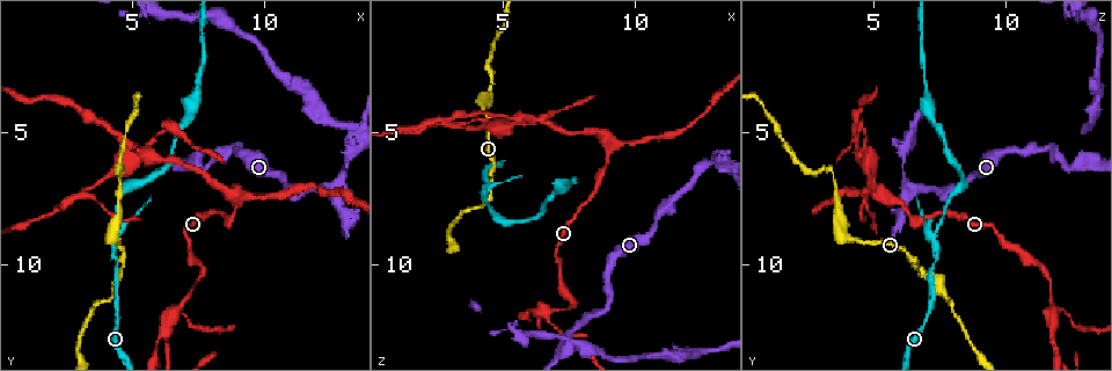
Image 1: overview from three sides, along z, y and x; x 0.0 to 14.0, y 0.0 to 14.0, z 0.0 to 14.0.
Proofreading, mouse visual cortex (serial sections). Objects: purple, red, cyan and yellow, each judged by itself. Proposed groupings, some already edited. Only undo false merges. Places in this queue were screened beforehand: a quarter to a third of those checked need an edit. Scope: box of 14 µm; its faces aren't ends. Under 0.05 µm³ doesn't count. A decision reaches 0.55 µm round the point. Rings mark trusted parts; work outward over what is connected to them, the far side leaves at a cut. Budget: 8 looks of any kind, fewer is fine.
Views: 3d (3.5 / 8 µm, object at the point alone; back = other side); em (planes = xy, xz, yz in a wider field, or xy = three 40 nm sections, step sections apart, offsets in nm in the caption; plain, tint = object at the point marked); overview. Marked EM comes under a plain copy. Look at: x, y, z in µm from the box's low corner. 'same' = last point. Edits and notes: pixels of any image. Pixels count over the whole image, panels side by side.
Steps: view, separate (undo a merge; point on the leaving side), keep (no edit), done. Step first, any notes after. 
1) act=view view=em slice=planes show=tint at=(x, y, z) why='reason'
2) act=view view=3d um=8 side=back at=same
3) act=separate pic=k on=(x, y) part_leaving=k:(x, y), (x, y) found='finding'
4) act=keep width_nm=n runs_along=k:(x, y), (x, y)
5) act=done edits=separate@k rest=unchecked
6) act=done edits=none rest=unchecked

act=view view=3d um=3.5 at=(9.0, 5.6, 11.5)

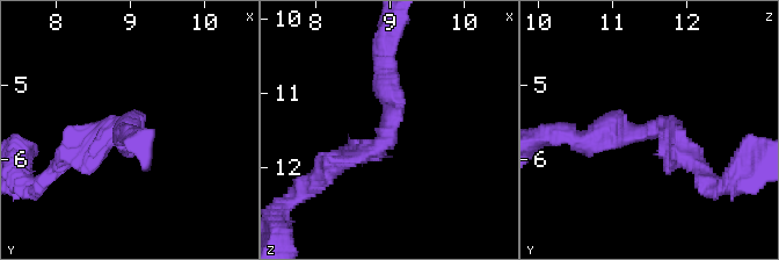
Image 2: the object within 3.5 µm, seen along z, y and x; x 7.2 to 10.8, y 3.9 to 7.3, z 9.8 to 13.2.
act=view view=em slice=xy step=5 show=tint at=(8.95, 5.60, 11.55) arm_widths_nm=300,350

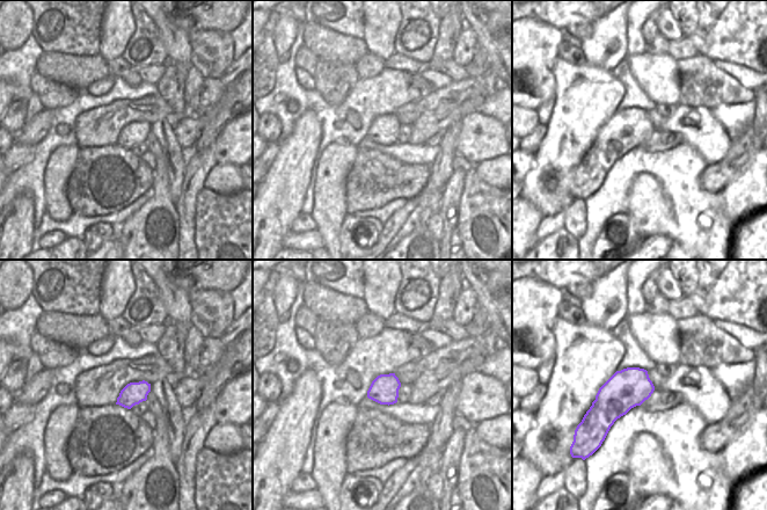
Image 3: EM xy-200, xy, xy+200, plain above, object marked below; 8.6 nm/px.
act=view view=em slice=planes show=tint at=same why='another direction'

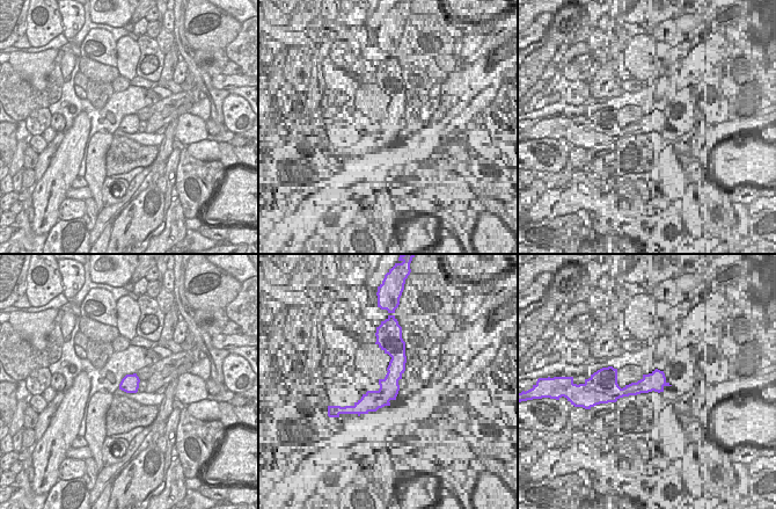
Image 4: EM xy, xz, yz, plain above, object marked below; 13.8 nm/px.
act=keep width_nm=260 runs_along=2:(385, 58), (390, 136), (328, 171) found='all the same cell'

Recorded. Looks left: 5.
act=view view=3d um=3.5 at=(6.7, 11.5, 11.8) why='thin neck'

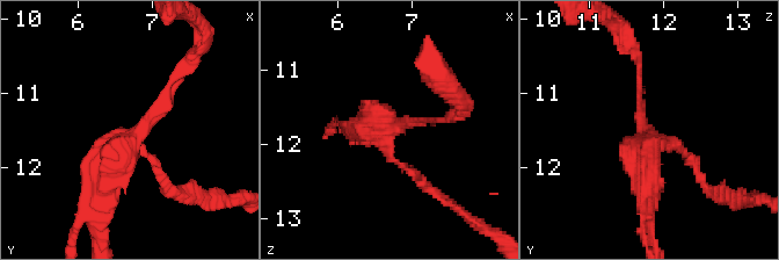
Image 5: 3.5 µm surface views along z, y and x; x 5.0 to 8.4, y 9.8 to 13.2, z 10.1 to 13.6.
act=view view=em slice=xy step=5 show=tint at=(6.75, 11.60, 11.75) arms=3 arm_widths_nm=100,150,400 why='need the tissue'

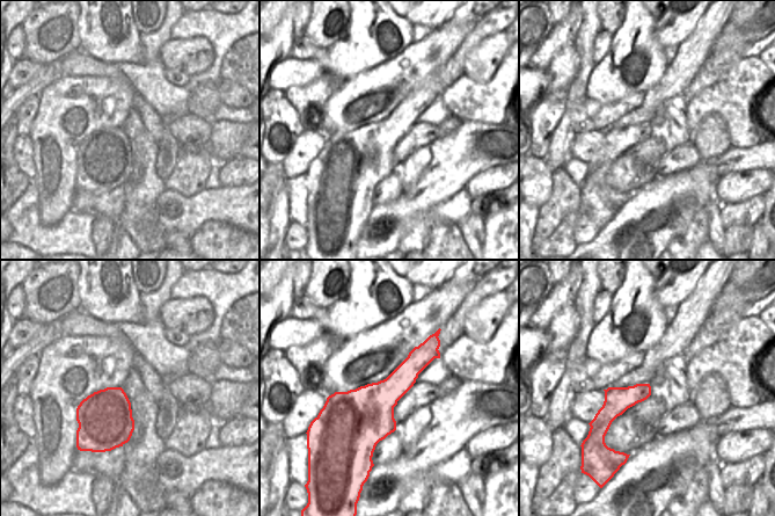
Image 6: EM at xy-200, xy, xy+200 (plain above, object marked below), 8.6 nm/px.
act=keep runs_along=5:(179, 76), (115, 158), (97, 201) found='one cell here'

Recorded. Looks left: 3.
act=view view=3d um=3.5 at=(4.3, 9.1, 7.3)

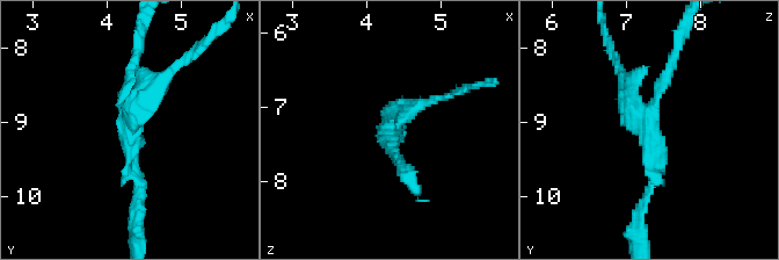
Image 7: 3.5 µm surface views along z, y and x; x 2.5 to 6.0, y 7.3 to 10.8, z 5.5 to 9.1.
act=view view=em slice=xy step=5 show=tint at=(4.25, 9.05, 7.25)

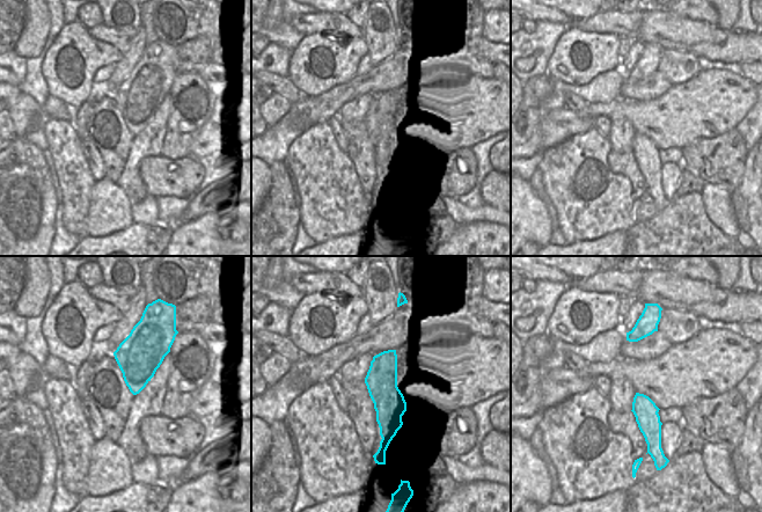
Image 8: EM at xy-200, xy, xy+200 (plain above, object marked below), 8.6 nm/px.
act=separate pic=7 on=(408, 115) part_leaving=7:(388, 123), (403, 109), (464, 91) found='two cells meet here'

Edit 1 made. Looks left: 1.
act=done edits=separate@7 rest=unchecked

